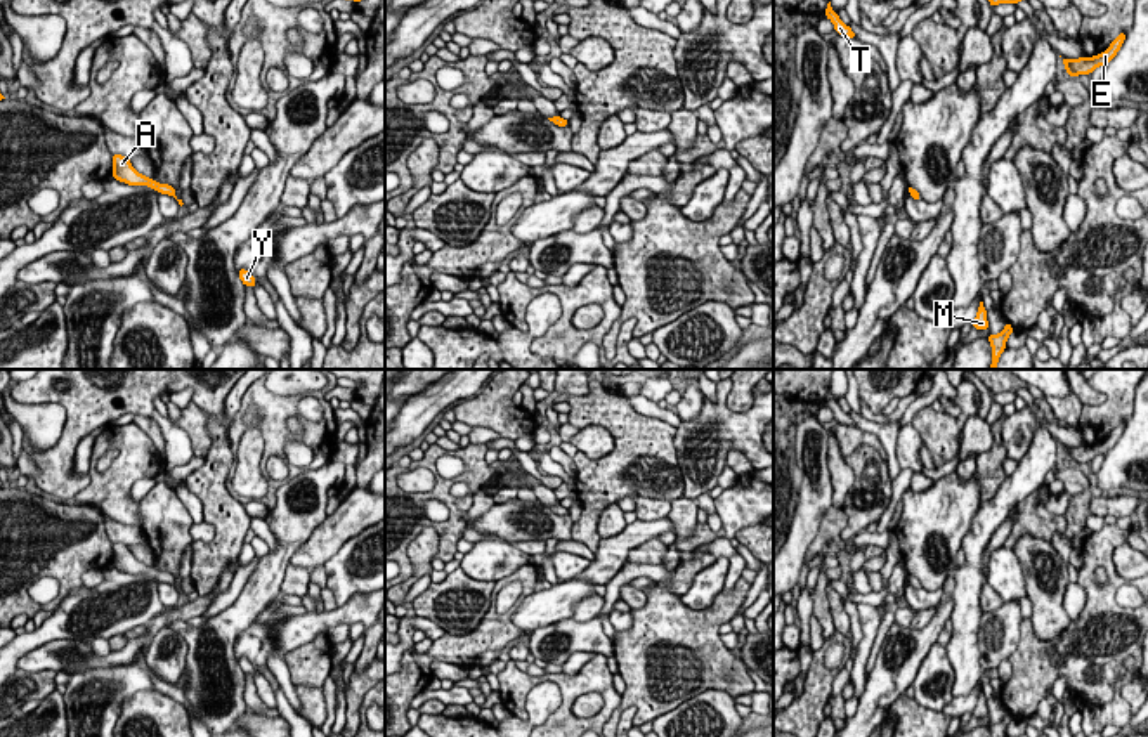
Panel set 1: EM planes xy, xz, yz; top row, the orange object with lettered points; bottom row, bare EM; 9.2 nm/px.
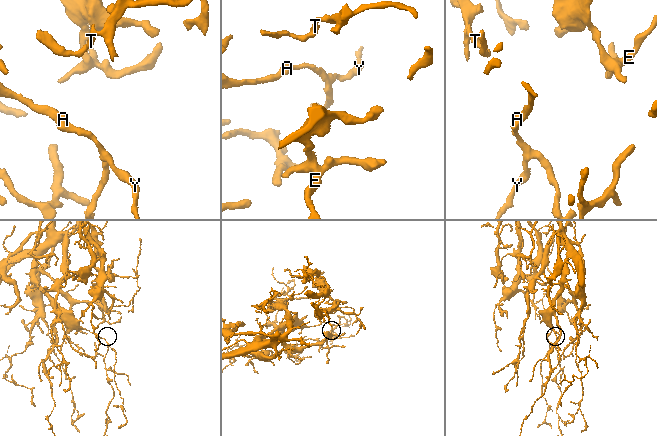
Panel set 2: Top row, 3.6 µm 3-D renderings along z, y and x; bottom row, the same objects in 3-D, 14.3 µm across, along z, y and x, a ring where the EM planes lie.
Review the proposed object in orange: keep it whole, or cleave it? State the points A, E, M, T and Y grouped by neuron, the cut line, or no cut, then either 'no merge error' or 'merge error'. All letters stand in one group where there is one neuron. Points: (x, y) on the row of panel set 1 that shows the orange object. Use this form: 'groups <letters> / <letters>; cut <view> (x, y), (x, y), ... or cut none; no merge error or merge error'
groups A E M T Y; cut none; no merge error

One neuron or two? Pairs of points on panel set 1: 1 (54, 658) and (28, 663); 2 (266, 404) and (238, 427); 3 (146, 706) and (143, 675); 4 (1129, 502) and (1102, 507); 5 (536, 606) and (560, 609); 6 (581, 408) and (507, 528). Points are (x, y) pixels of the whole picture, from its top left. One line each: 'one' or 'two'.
1: one
2: one
3: two
4: one
5: one
6: two

